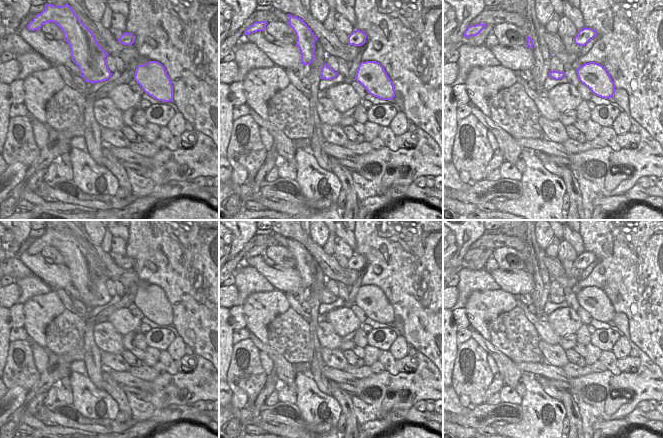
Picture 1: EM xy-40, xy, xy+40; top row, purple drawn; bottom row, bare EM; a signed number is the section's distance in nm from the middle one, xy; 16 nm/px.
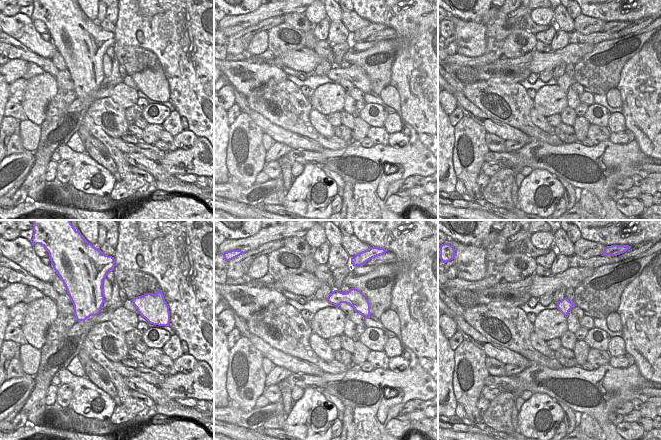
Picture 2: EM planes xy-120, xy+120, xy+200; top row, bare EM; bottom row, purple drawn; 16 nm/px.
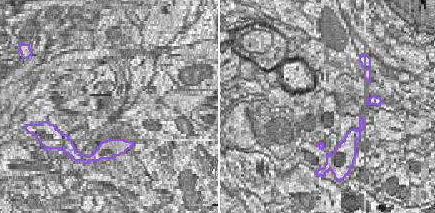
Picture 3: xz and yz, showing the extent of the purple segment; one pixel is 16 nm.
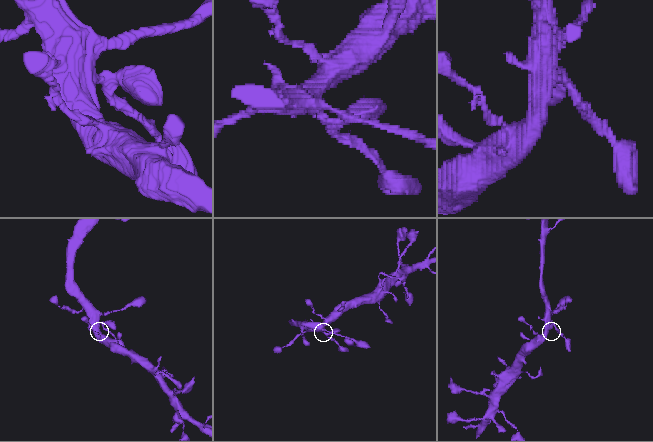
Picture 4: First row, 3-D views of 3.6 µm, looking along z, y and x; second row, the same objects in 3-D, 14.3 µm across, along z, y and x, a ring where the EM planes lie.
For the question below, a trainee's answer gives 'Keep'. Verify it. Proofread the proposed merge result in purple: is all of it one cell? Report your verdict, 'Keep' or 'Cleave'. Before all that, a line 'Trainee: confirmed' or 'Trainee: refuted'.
Trainee: confirmed
Keep

